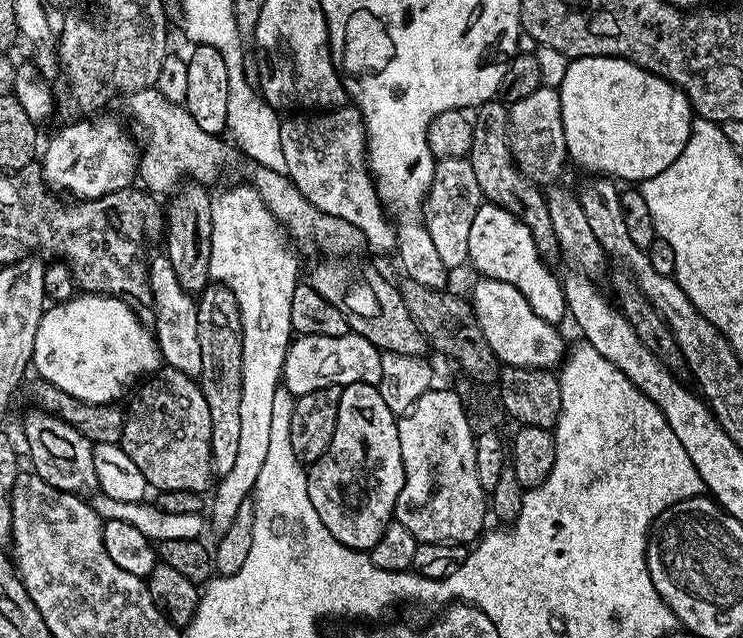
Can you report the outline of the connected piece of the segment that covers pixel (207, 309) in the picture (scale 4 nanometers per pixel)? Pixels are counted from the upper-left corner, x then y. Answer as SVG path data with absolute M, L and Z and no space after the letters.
M209 283L196 301L198 312L198 341L202 348L202 370L198 377L199 386L205 394L210 408L210 421L213 430L210 432L210 450L212 466L217 477L225 476L234 467L238 454L238 437L240 437L240 416L238 406L242 402L242 322L238 302L234 302L234 294L224 284Z

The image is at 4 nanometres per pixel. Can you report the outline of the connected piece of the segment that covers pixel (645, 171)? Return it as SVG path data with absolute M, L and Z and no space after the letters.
M613 56L569 59L566 78L562 78L558 91L569 161L585 168L588 174L603 174L620 182L649 180L654 174L662 174L662 170L666 170L666 166L670 166L670 162L682 154L690 138L694 113L684 91L675 88L669 80L642 70L629 60L619 60Z

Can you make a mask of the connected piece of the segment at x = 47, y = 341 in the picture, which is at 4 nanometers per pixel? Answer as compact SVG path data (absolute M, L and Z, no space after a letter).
M77 294L64 304L52 304L40 319L38 334L34 338L31 367L34 372L36 368L43 383L58 386L58 390L66 390L66 394L82 402L116 404L162 367L159 342L153 329L149 325L147 328L136 316L139 316L137 309L113 296Z

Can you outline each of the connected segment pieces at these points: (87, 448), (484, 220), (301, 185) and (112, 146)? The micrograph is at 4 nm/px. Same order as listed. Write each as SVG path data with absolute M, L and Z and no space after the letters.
M35 410L24 420L24 440L32 455L31 471L50 486L63 492L92 494L99 489L98 474L94 470L93 443L74 426L62 422L51 412Z
M481 203L478 214L474 214L474 222L470 226L470 254L471 267L480 271L481 277L489 276L502 282L510 282L530 302L534 314L546 322L554 325L565 319L568 303L564 297L564 286L559 275L551 272L543 256L538 254L536 243L530 229L514 214L497 204Z
M345 106L311 114L288 114L280 121L280 133L286 175L294 187L318 210L350 222L362 233L369 249L395 253L398 228L388 221L389 213L380 203L376 181L368 170L368 139L357 108Z
M80 118L84 120L80 120L77 124L68 124L64 129L61 130L60 133L57 134L56 137L53 138L52 141L49 142L48 145L43 145L42 148L42 175L44 177L44 183L48 185L49 189L55 190L57 193L60 192L69 192L69 197L75 198L76 200L93 200L94 198L102 198L106 194L110 194L111 192L117 192L118 190L122 190L123 188L133 187L134 181L138 176L138 148L132 145L132 140L127 136L126 133L123 132L122 129L119 128L118 125L115 124L112 120L98 120L94 124L91 124L91 119L88 118Z

